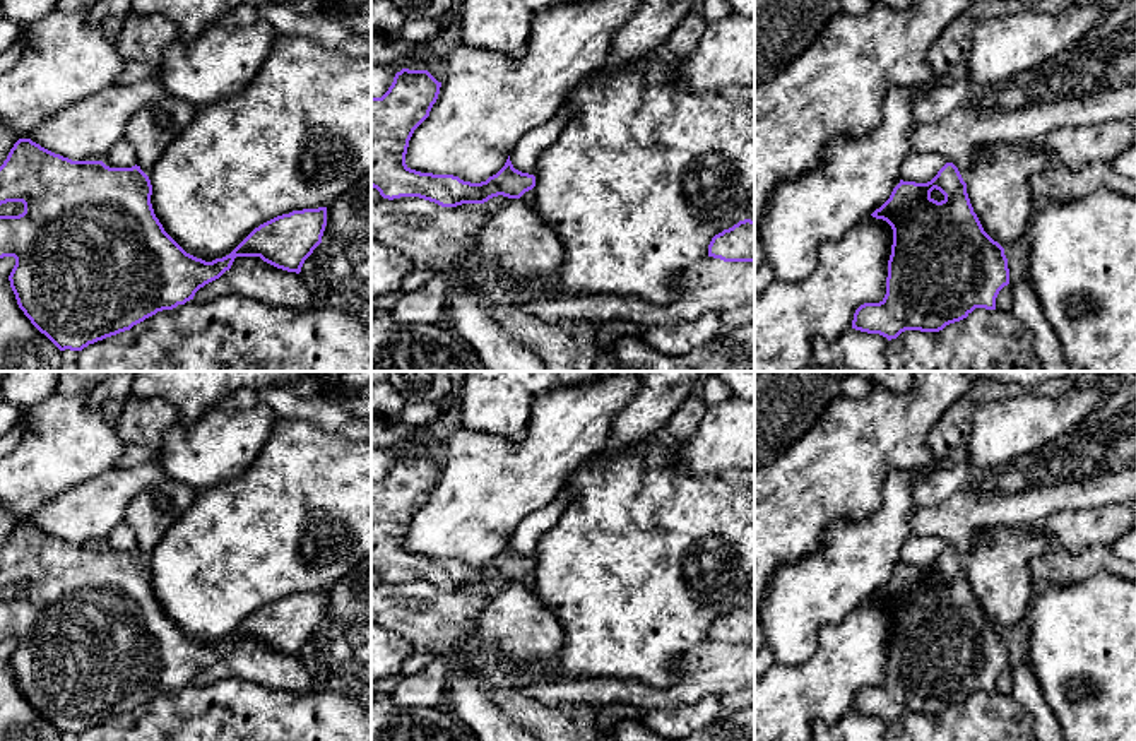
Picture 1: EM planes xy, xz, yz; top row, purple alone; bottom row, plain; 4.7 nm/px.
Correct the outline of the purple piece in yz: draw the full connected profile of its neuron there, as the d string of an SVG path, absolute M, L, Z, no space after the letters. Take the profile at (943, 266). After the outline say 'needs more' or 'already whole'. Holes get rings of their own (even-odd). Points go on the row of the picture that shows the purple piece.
M946 163L927 183L900 180L890 199L871 216L886 221L893 229L886 294L879 303L861 305L854 313L852 329L891 341L905 330L939 332L967 318L975 308L996 310L999 291L1009 284L1008 258L1004 248L984 231L970 204L967 183L953 163Z | already whole

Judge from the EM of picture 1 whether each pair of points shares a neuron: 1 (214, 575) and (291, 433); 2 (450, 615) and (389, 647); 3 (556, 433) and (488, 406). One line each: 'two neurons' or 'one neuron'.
1: one neuron
2: two neurons
3: two neurons

